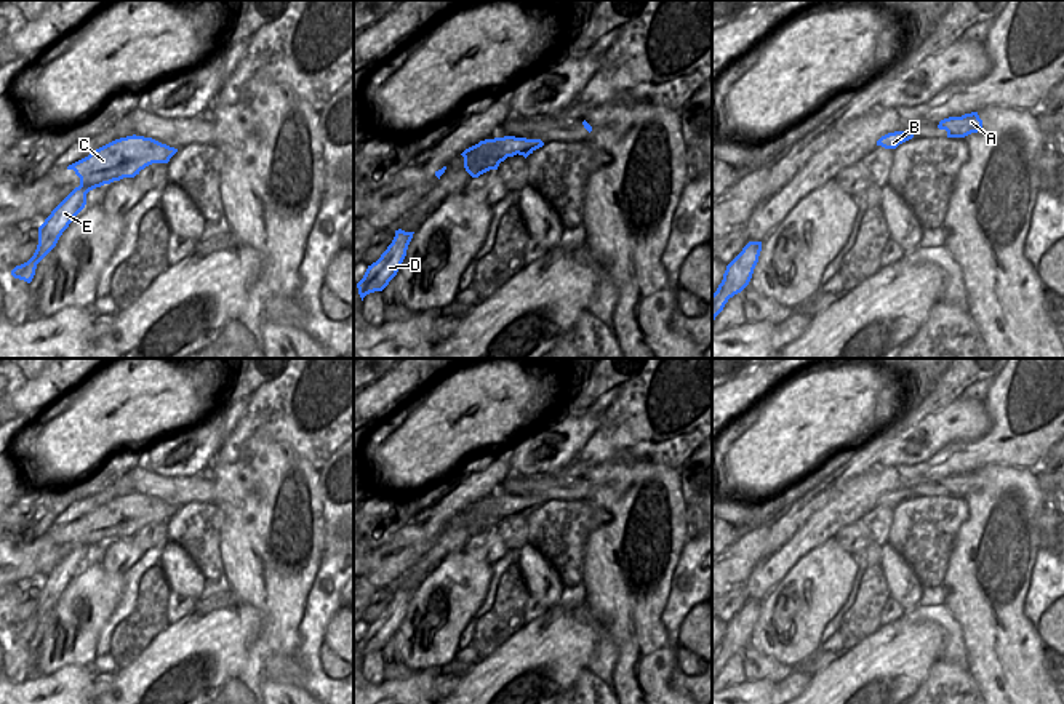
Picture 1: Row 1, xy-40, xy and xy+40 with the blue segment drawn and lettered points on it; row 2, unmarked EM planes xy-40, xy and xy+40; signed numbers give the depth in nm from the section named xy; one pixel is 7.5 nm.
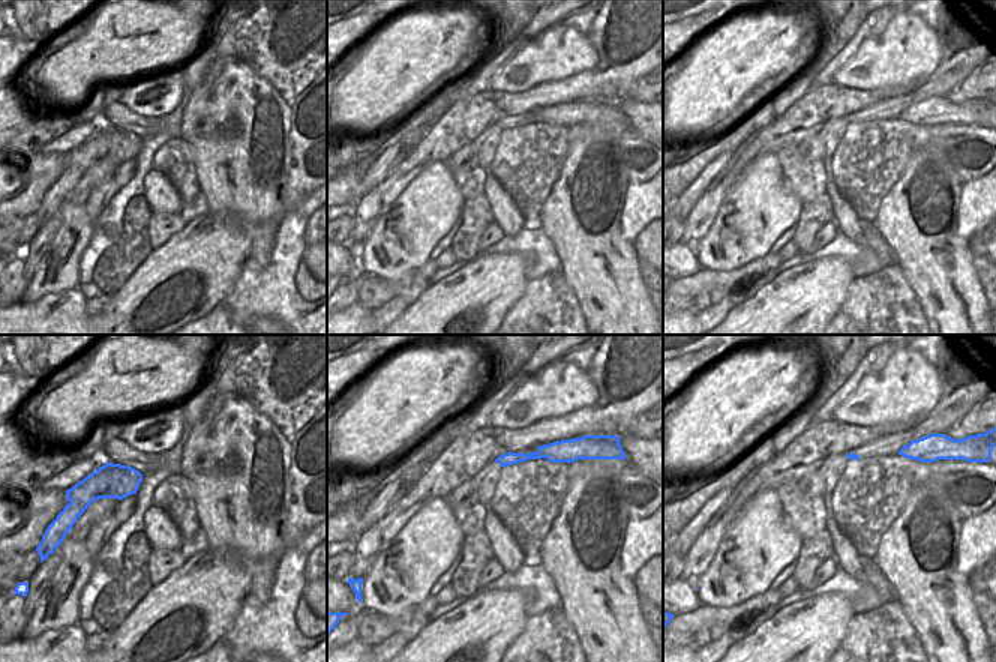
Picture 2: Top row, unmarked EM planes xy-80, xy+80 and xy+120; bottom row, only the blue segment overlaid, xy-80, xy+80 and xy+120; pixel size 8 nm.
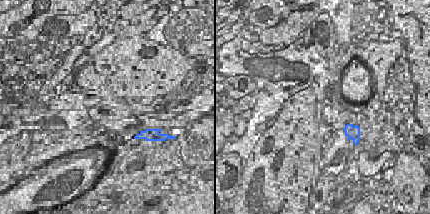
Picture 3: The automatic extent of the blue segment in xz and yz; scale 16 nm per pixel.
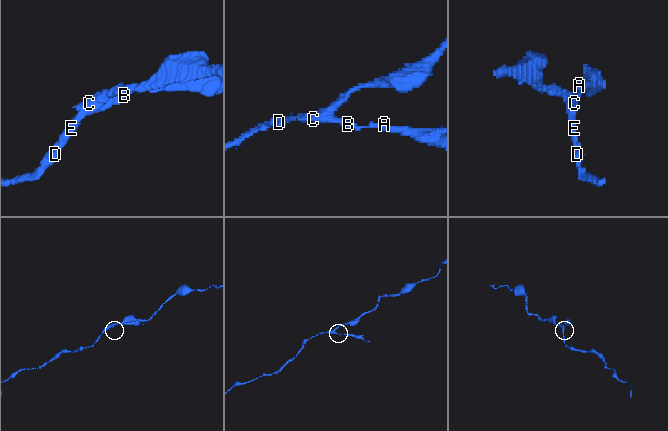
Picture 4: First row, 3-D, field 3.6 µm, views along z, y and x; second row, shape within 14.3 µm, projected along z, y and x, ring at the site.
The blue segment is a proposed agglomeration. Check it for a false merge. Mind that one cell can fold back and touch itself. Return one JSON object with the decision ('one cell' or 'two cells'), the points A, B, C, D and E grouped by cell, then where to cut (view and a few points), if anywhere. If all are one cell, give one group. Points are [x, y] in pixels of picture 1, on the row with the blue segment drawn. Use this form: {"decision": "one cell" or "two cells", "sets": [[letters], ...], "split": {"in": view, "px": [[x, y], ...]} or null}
{"decision": "two cells", "sets": [["A", "B"], ["C", "D", "E"]], "split": {"in": "xy", "px": [[506, 156], [493, 165], [468, 172]]}}

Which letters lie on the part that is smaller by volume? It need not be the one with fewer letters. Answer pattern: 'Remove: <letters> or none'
Remove: A, B

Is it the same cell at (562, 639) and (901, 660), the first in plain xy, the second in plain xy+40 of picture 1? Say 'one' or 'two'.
one

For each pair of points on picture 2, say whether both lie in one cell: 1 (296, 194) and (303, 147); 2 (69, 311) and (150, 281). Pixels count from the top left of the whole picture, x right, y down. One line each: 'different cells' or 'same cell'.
1: same cell
2: different cells

